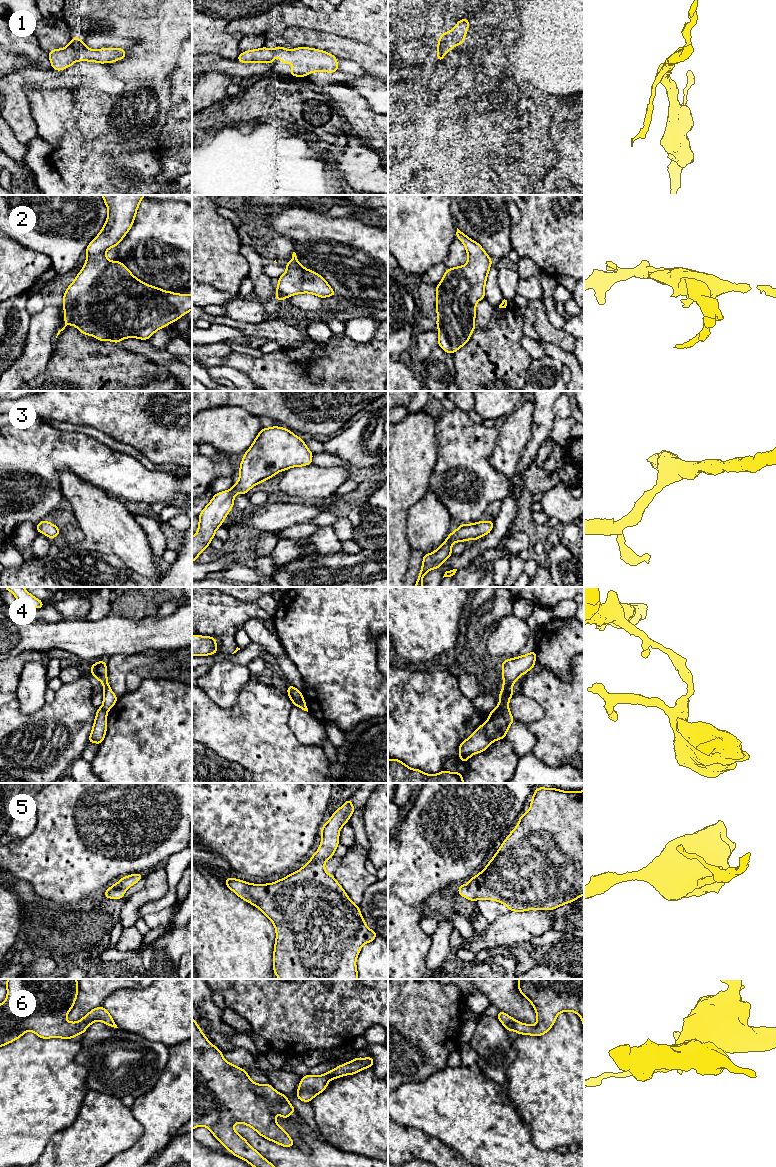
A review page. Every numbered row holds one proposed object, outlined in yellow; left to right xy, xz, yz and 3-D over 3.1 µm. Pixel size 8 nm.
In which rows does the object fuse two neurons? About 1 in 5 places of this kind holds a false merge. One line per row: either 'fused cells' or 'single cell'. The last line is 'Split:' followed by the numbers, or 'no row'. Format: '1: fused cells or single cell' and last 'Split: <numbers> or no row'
1: single cell
2: single cell
3: single cell
4: fused cells
5: single cell
6: single cell
Split: 4

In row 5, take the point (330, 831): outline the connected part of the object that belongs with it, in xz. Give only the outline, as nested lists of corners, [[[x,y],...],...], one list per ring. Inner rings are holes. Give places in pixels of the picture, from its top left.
[[[349,798],[321,828],[321,844],[310,861],[300,870],[274,883],[251,884],[233,877],[225,884],[237,896],[256,906],[272,921],[276,930],[273,953],[273,971],[279,979],[358,979],[356,959],[361,947],[378,935],[367,927],[358,905],[354,904],[332,874],[325,871],[325,861],[334,856],[339,845],[339,833],[355,811]]]

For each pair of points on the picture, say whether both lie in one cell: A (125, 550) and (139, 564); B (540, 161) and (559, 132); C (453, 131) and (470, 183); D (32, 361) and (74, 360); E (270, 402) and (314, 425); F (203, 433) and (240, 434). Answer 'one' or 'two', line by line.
A: one
B: two
C: two
D: two
E: one
F: one

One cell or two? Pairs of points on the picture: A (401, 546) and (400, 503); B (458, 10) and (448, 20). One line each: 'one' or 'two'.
A: one
B: one

